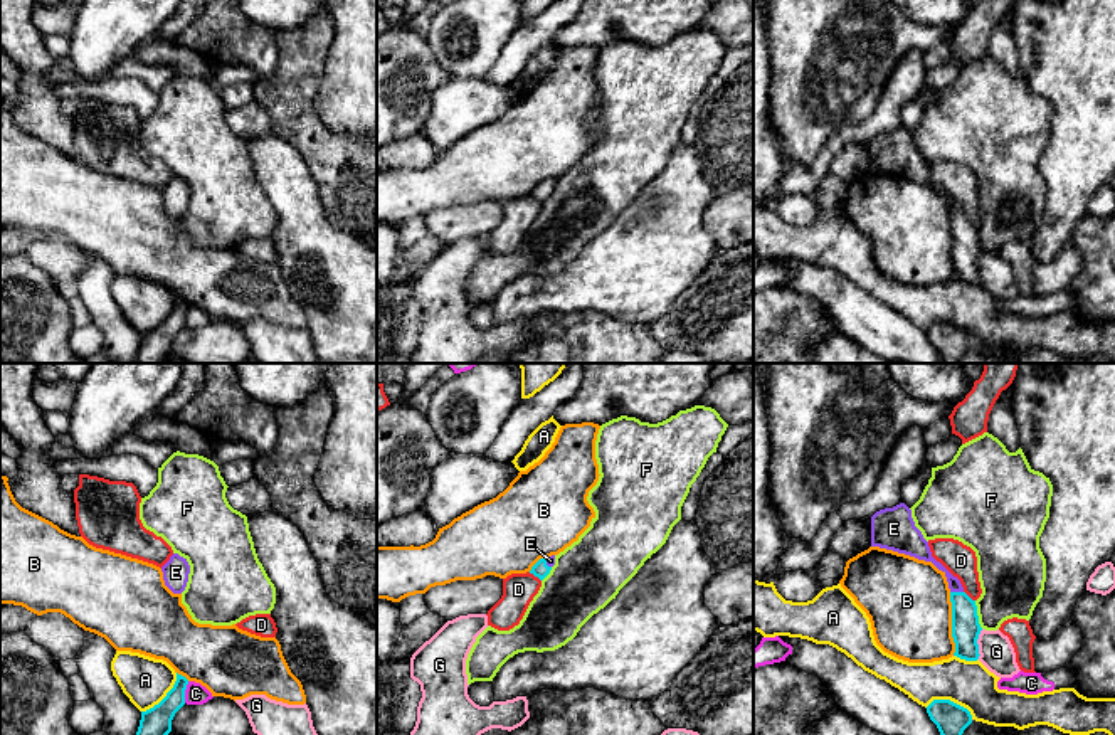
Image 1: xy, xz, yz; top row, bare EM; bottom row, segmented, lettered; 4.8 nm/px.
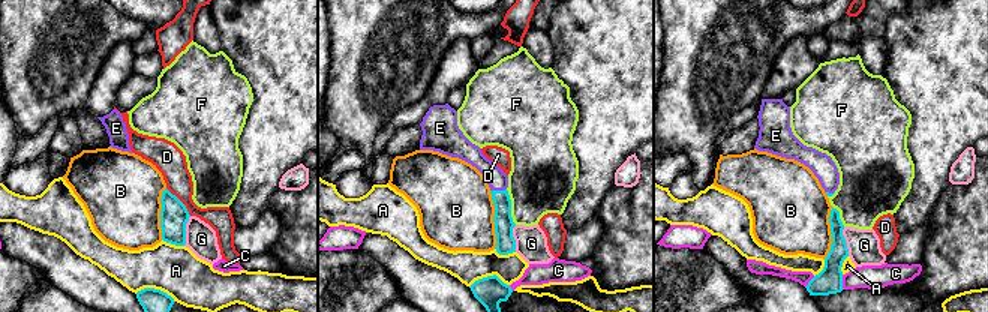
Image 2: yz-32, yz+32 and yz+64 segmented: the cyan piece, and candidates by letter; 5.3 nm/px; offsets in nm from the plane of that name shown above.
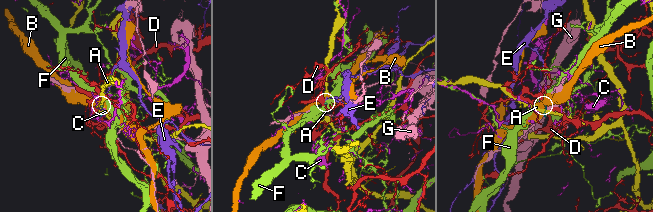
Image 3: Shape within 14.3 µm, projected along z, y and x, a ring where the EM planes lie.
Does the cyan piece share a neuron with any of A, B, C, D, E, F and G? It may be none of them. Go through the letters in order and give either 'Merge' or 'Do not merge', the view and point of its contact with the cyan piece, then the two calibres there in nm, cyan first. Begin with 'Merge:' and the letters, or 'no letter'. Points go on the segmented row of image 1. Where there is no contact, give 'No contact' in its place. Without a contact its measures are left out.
Merge: E
A: Do not merge. Touches cyan at yz (949, 700). Thickness 160 nm (cyan) against 220 nm
B: Do not merge. Touches cyan at yz (952, 624). Thickness 140 nm (cyan) against 400 nm
C: Do not merge. Touches cyan at xy (184, 692). Thickness 140 nm (cyan) against 100 nm
D: Do not merge. Touches cyan at xz (535, 576). Thickness 80 nm (cyan) against 160 nm
E: Merge. Touches cyan at yz (957, 592). Thickness 140 nm (cyan) against 70 nm
F: Do not merge. Touches cyan at yz (976, 614). Thickness 140 nm (cyan) against 320 nm
G: Do not merge. Touches cyan at yz (977, 645). Thickness 140 nm (cyan) against 160 nm

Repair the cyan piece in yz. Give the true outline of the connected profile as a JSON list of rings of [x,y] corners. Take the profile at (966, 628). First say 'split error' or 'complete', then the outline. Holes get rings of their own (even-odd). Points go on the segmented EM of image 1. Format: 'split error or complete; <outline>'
split error; [[[905,503],[880,510],[871,516],[871,547],[932,562],[945,574],[952,602],[954,656],[965,661],[977,661],[980,656],[977,639],[982,627],[979,624],[975,600],[964,592],[960,580],[932,557],[928,542],[915,526],[912,510]]]

